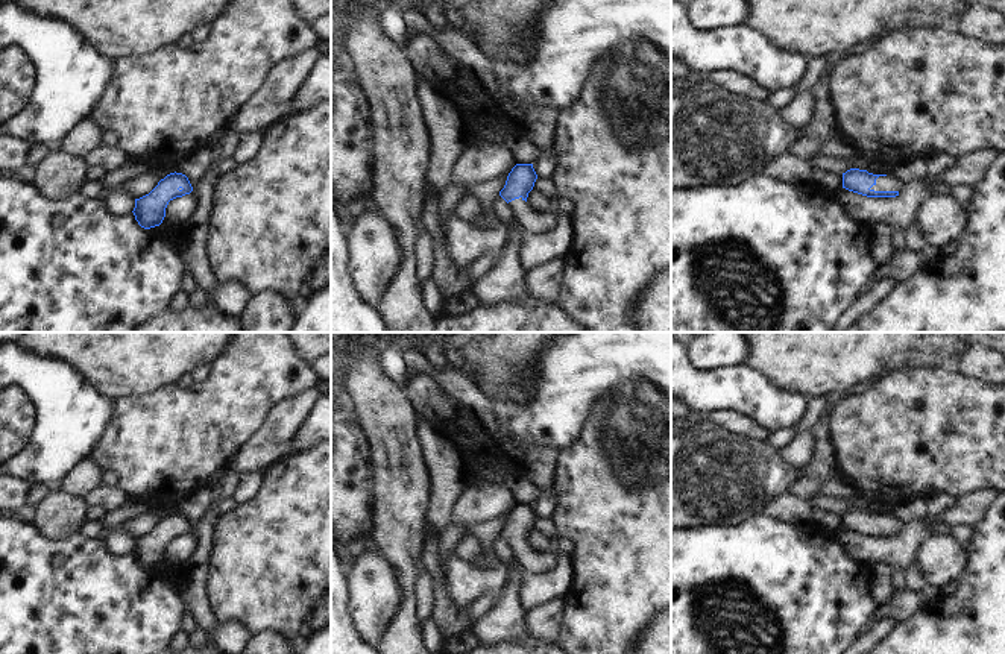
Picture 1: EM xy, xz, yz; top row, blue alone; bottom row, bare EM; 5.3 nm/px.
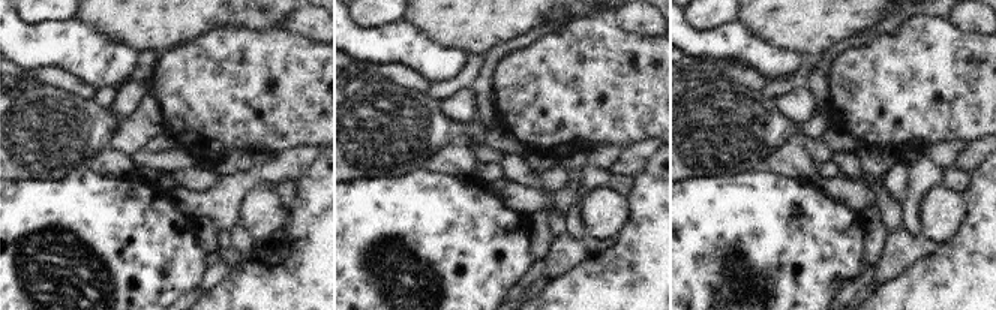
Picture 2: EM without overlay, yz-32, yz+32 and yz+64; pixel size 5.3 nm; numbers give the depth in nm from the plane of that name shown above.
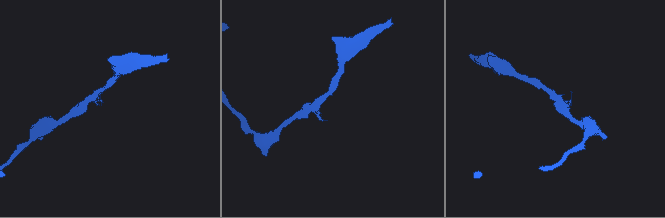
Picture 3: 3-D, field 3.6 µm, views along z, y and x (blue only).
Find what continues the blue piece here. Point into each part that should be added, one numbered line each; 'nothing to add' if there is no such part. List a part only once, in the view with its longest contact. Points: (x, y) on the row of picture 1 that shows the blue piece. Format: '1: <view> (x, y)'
1: yz (888, 182)

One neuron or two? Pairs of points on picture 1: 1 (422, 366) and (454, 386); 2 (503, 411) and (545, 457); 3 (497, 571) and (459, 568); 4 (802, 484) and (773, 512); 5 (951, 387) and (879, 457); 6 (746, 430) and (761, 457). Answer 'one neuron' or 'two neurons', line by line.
1: one neuron
2: two neurons
3: one neuron
4: two neurons
5: one neuron
6: two neurons

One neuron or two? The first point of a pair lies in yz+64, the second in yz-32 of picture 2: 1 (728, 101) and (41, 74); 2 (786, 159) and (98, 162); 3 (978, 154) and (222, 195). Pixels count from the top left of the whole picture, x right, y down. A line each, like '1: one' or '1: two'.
1: two
2: one
3: one

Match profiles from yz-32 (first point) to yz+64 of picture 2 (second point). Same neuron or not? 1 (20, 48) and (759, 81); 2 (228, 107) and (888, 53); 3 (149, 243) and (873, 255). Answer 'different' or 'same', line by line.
1: different
2: same
3: different

